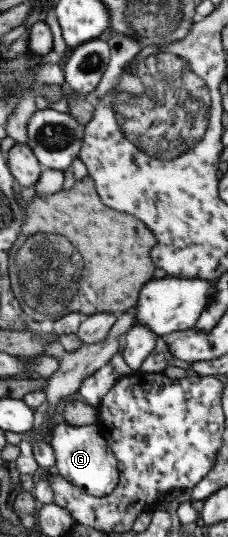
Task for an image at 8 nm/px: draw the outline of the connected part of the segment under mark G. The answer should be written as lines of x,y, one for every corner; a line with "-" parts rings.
62,421
53,424
49,428
47,443
54,455
54,468
64,480
90,496
104,496
112,492
119,479
117,461
95,423
72,426

